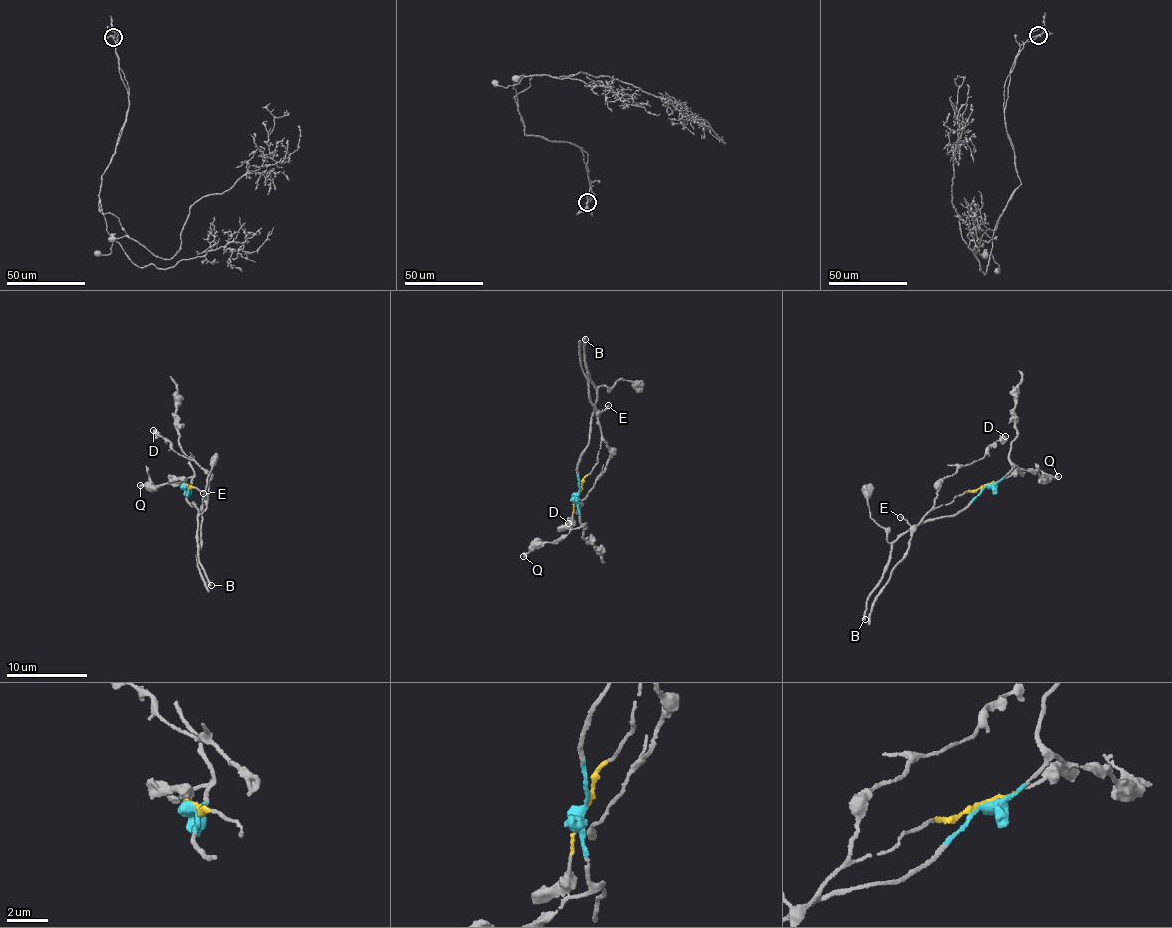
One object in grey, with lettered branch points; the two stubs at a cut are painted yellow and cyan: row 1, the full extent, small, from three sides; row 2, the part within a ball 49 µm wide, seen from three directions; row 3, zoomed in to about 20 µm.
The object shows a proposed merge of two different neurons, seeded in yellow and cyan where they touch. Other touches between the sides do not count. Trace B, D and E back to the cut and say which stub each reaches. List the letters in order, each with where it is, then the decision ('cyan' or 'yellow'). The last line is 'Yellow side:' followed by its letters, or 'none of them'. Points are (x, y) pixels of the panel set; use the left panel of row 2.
B: place (211, 585); cyan
D: place (153, 430); yellow
E: place (203, 493); yellow
Yellow side: D, E

